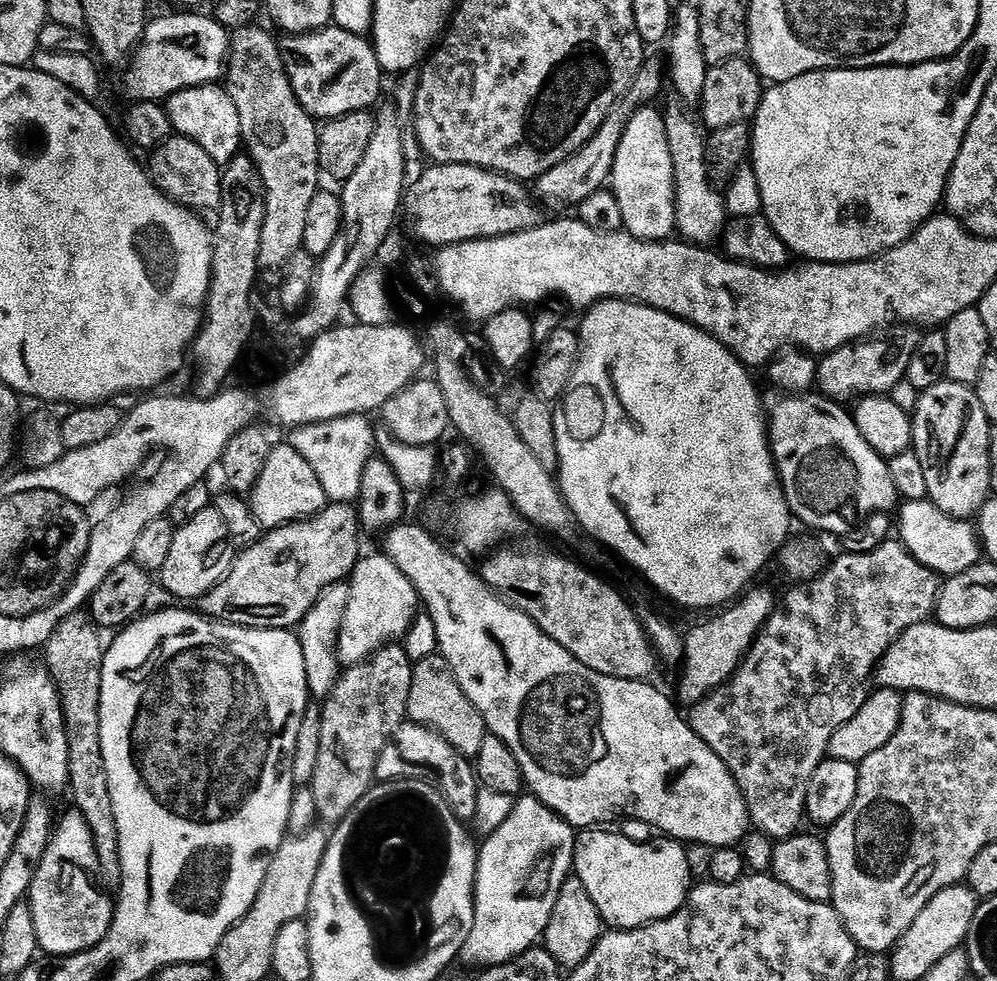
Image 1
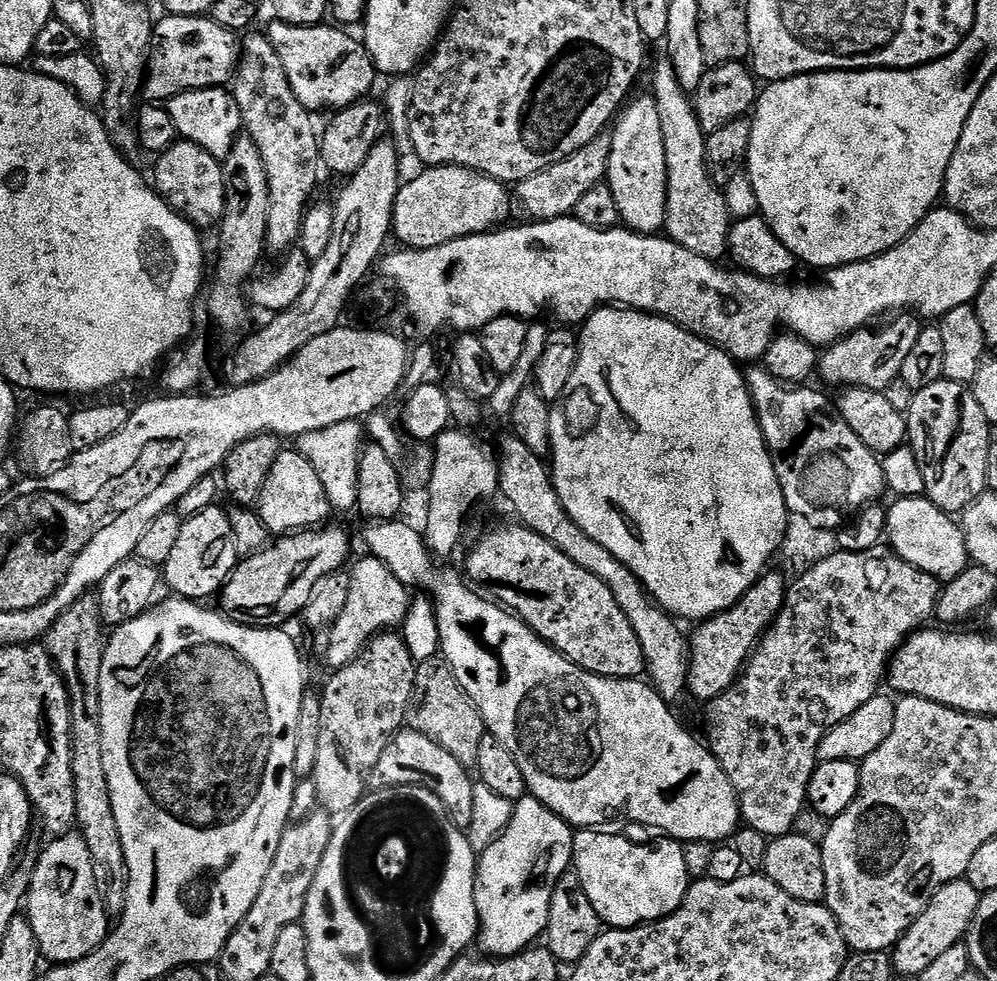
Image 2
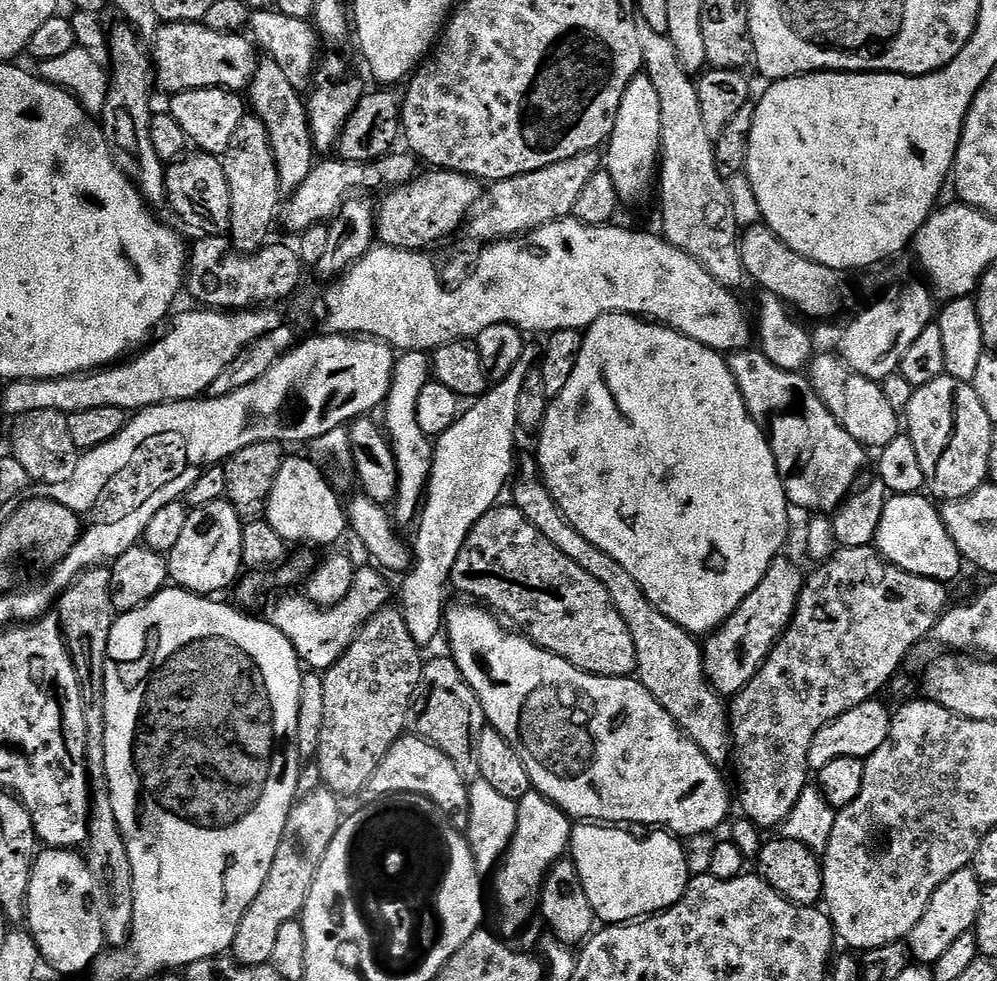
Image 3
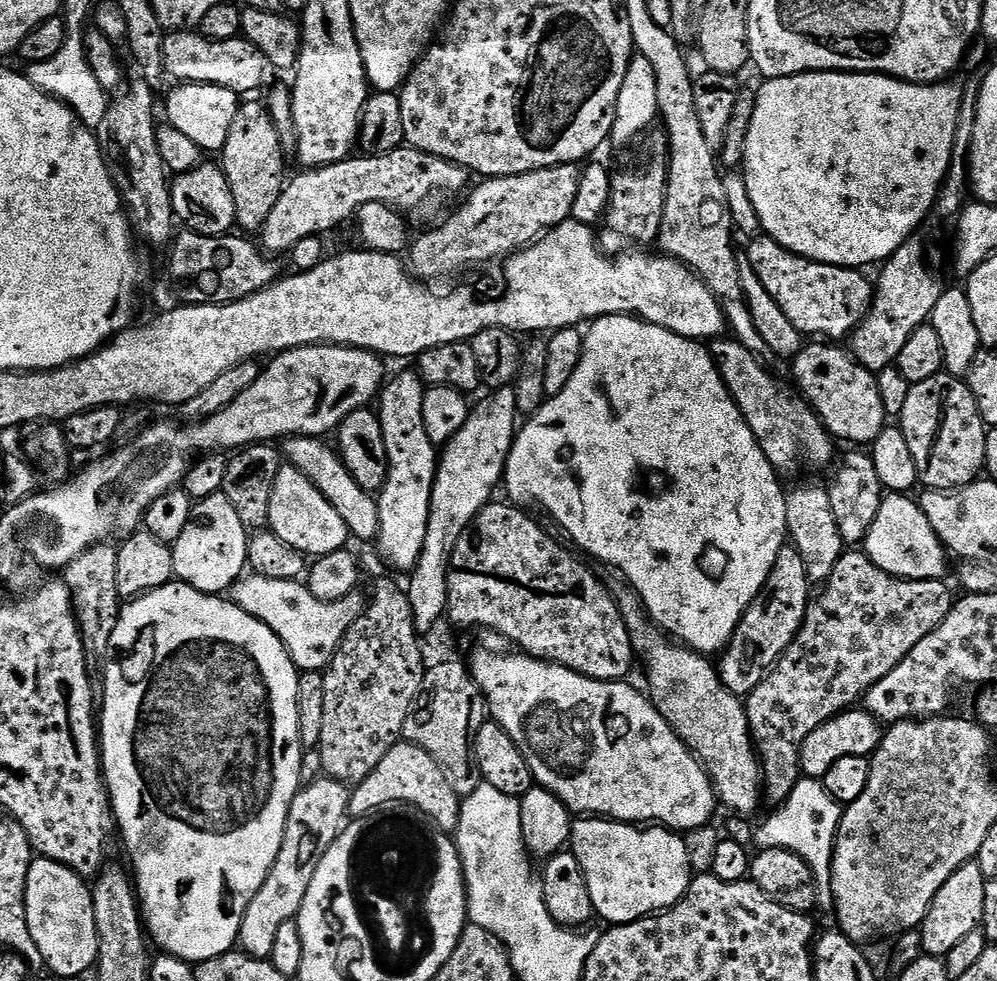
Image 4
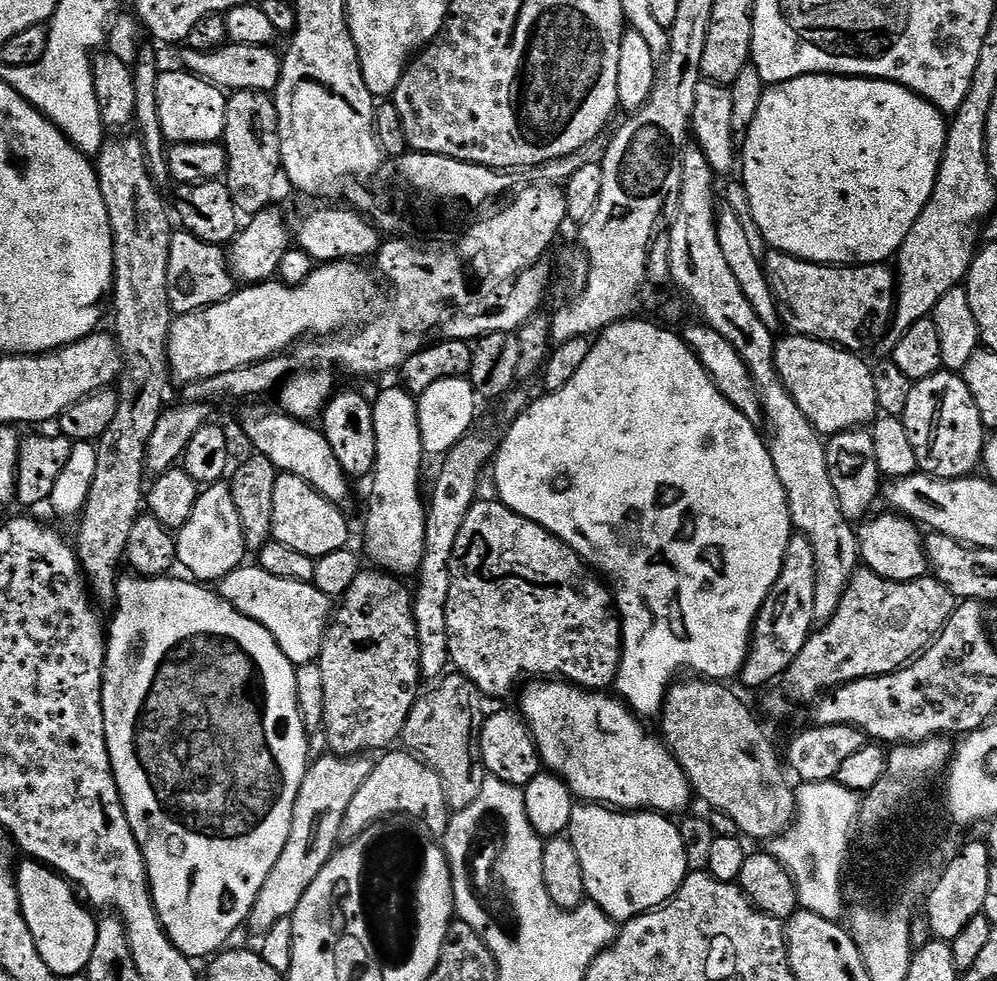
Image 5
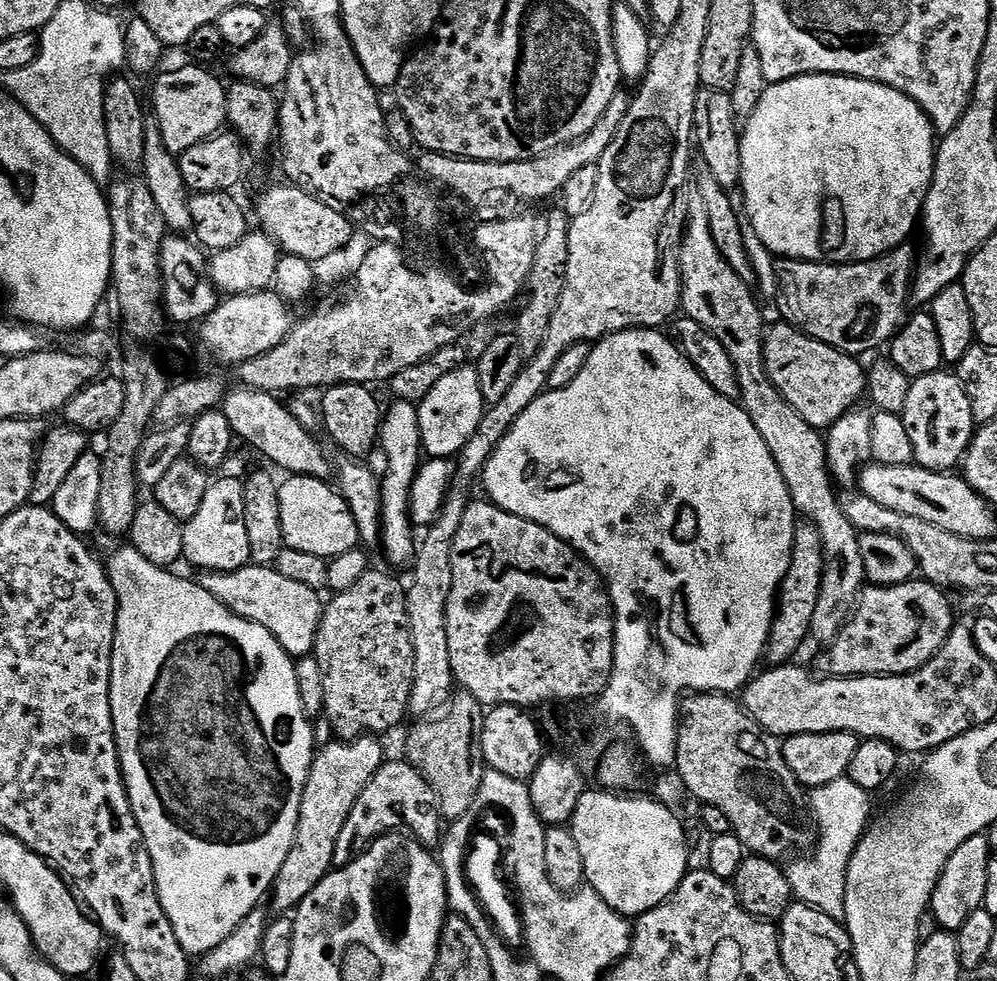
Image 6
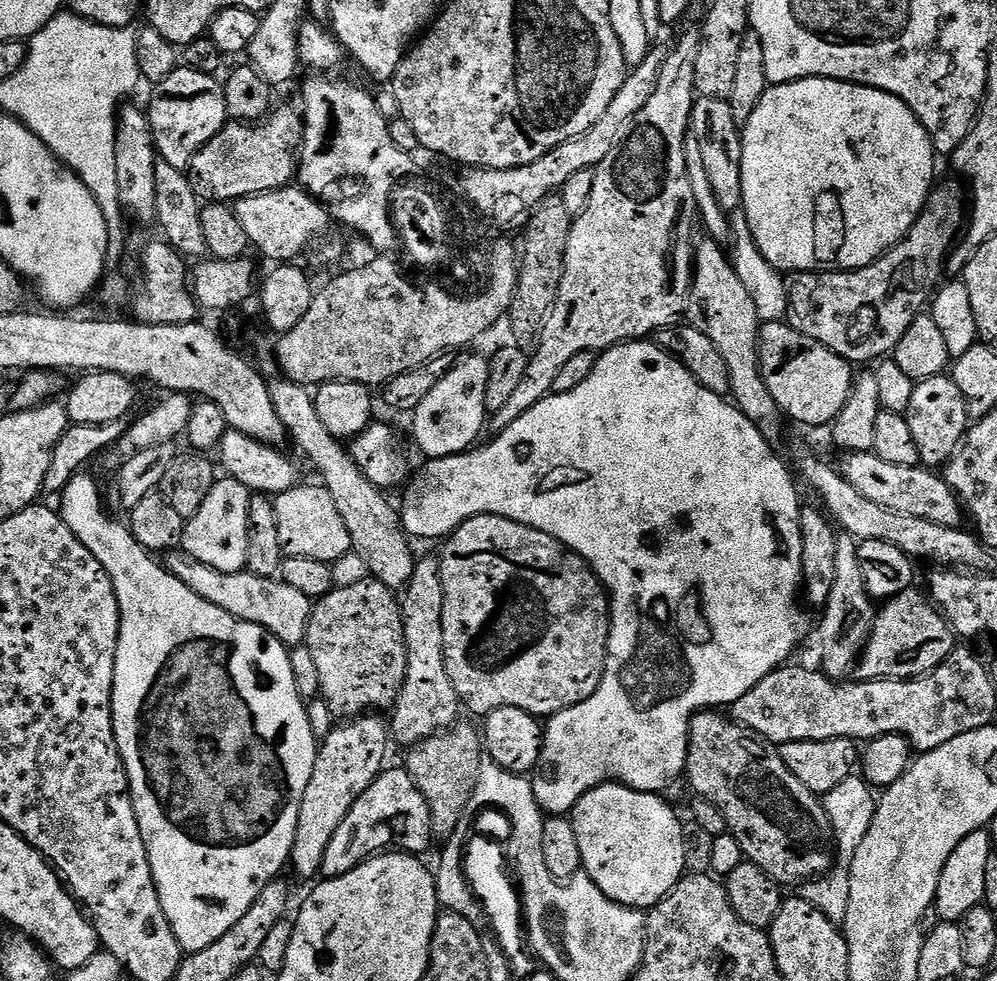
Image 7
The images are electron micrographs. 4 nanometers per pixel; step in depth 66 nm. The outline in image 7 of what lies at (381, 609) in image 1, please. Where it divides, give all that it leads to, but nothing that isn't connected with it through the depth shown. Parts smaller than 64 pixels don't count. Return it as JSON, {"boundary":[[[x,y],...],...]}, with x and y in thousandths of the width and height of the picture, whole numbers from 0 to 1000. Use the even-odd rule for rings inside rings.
{"boundary":[[[184,561],[163,564],[162,574],[188,599],[195,601],[199,610],[207,610],[207,614],[227,622],[227,626],[261,636],[287,659],[301,659],[306,655],[314,613],[310,612],[307,606],[295,601],[295,597],[287,597],[280,589],[256,587],[248,581],[227,585],[223,581],[215,581],[215,577],[207,577],[207,573],[199,573],[199,569]]]}

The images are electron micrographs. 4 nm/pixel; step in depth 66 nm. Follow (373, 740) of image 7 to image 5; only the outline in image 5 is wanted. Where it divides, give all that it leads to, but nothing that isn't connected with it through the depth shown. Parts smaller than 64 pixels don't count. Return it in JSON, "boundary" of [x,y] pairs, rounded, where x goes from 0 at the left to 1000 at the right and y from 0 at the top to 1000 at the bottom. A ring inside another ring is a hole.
{"boundary":[[[330,769],[310,779],[299,805],[299,813],[295,813],[291,854],[287,854],[287,862],[283,862],[283,871],[279,871],[275,887],[271,887],[267,899],[263,899],[263,907],[259,907],[247,946],[264,952],[274,947],[278,940],[293,937],[299,928],[299,919],[303,919],[307,907],[315,903],[315,895],[319,895],[326,883],[333,880],[333,874],[342,859],[343,834],[347,834],[347,825],[351,823],[355,809],[359,809],[363,797],[367,797],[373,781],[374,776],[365,769],[351,772]]]}

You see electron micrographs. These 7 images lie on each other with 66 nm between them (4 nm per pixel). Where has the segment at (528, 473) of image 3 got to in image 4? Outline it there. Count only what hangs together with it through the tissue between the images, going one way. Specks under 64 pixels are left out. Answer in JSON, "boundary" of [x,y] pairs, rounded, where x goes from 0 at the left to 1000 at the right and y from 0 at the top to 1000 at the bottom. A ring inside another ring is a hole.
{"boundary":[[[606,581],[601,584],[602,591],[609,597],[610,603],[616,610],[620,622],[624,626],[624,634],[628,634],[628,642],[634,651],[634,664],[639,670],[646,672],[650,679],[650,701],[655,720],[668,732],[668,736],[680,748],[680,752],[696,768],[699,775],[706,780],[714,799],[718,803],[718,813],[723,821],[726,820],[735,829],[747,834],[753,833],[753,828],[762,824],[764,815],[764,784],[762,772],[754,756],[754,745],[750,739],[750,723],[747,715],[737,709],[724,695],[719,678],[714,677],[709,668],[694,664],[693,661],[675,654],[667,645],[663,644],[660,637],[650,628],[646,621],[642,607],[634,600],[634,596],[617,581]]]}

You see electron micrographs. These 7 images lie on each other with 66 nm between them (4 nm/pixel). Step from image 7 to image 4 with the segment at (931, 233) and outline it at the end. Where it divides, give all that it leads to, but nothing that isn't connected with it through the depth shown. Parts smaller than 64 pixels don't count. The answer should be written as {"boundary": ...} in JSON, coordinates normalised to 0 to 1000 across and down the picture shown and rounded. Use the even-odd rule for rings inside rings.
{"boundary":[[[769,239],[759,240],[750,246],[748,260],[761,286],[768,292],[769,299],[806,345],[829,345],[835,349],[843,349],[846,343],[847,346],[854,344],[871,323],[871,317],[875,314],[877,290],[874,284],[867,282],[866,276],[809,265],[788,255],[775,241]]]}

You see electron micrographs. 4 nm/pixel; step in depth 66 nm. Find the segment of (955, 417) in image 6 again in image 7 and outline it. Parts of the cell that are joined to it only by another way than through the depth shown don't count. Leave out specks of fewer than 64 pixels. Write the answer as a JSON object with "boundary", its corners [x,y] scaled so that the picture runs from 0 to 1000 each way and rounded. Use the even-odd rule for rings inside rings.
{"boundary":[[[951,381],[922,388],[917,398],[917,406],[913,406],[913,414],[909,423],[913,434],[913,442],[917,442],[917,455],[921,455],[923,473],[935,479],[942,478],[955,468],[963,452],[967,449],[967,441],[973,435],[971,415],[965,406],[965,398],[961,398],[958,387]]]}

